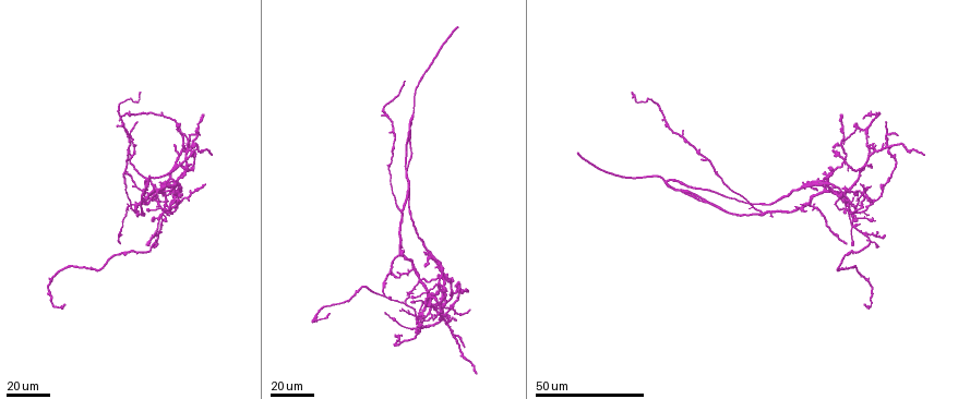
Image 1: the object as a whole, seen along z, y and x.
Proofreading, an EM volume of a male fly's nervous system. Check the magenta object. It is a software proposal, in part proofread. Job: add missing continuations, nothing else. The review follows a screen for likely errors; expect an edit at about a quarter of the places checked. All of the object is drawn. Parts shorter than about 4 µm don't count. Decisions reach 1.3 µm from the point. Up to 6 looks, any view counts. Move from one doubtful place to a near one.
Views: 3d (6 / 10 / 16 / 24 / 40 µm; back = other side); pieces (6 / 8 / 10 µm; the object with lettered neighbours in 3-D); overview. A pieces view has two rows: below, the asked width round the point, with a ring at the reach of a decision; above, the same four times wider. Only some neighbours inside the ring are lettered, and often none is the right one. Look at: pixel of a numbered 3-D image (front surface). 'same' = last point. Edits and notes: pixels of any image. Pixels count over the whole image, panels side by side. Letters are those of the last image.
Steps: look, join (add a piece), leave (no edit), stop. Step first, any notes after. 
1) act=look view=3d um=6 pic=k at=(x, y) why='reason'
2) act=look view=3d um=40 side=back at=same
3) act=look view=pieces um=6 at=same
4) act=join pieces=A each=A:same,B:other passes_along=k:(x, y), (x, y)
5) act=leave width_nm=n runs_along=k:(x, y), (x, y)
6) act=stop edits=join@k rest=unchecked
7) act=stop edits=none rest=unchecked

act=look view=3d um=24 pic=1 at=(474, 373) why='branch stops here'

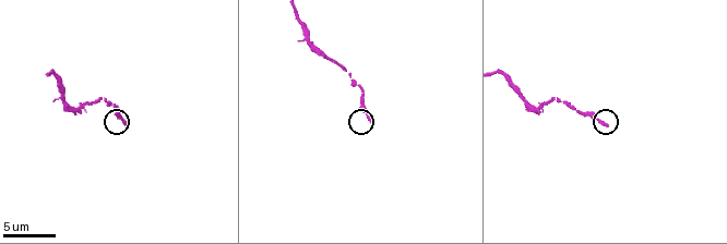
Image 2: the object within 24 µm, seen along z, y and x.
act=look view=pieces um=10 pic=2 at=(373, 122)

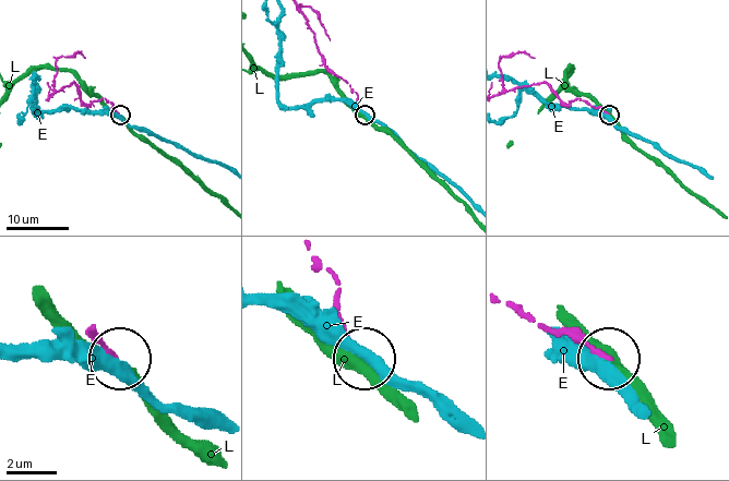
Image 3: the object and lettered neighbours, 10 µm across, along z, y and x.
act=leave width_nm=230 each=E:other,L:other runs_along=3:(525, 86), (545, 83), (564, 104), (580, 99), (609, 113) found='none of them fits'

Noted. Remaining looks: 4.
act=look view=3d um=40 pic=1 at=(383, 312) why='branch stops here'

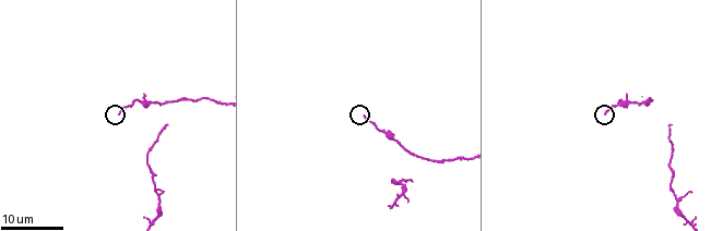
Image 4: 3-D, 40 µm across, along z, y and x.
act=look view=pieces um=8 pic=4 at=(117, 113)

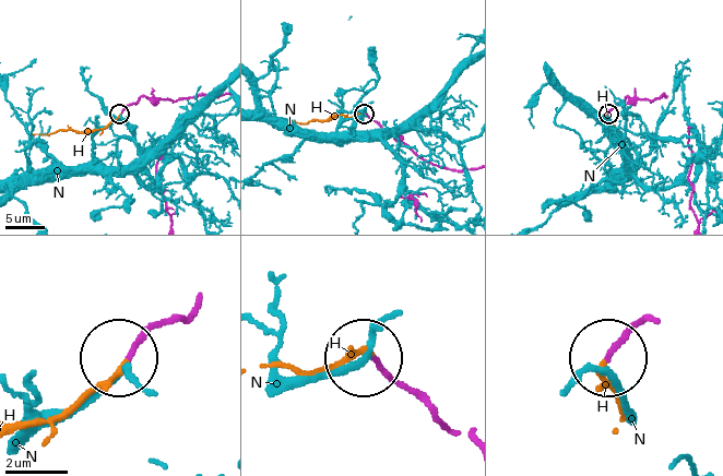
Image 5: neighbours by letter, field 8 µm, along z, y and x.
act=join pieces=H each=H:same,N:other found='it goes on there'

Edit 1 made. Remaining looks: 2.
act=stop edits=join@5 rest=unchecked

